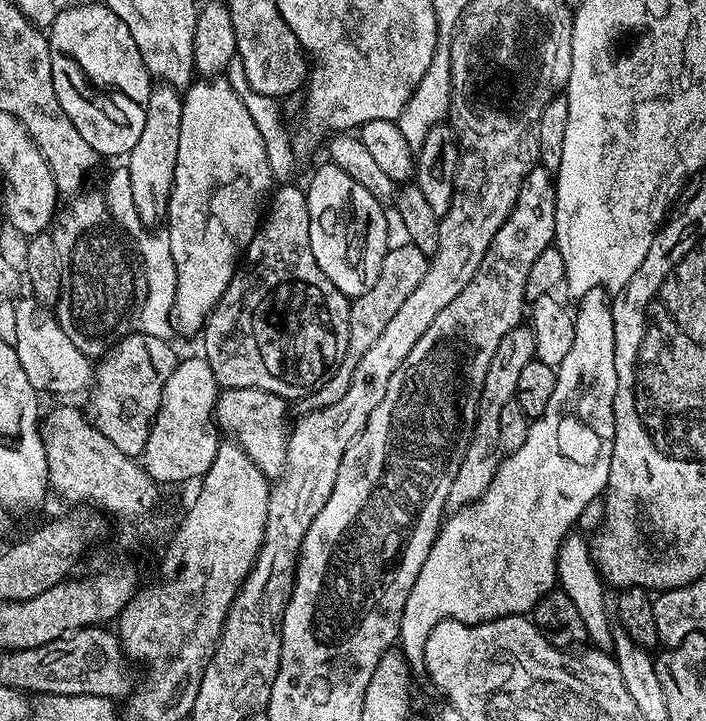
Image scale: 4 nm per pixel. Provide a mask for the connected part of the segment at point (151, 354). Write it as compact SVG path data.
M134 330L129 336L123 336L116 347L95 365L94 383L90 389L92 425L106 434L122 454L133 458L144 451L152 420L160 409L162 392L178 363L178 355L163 340L163 335L140 331Z

